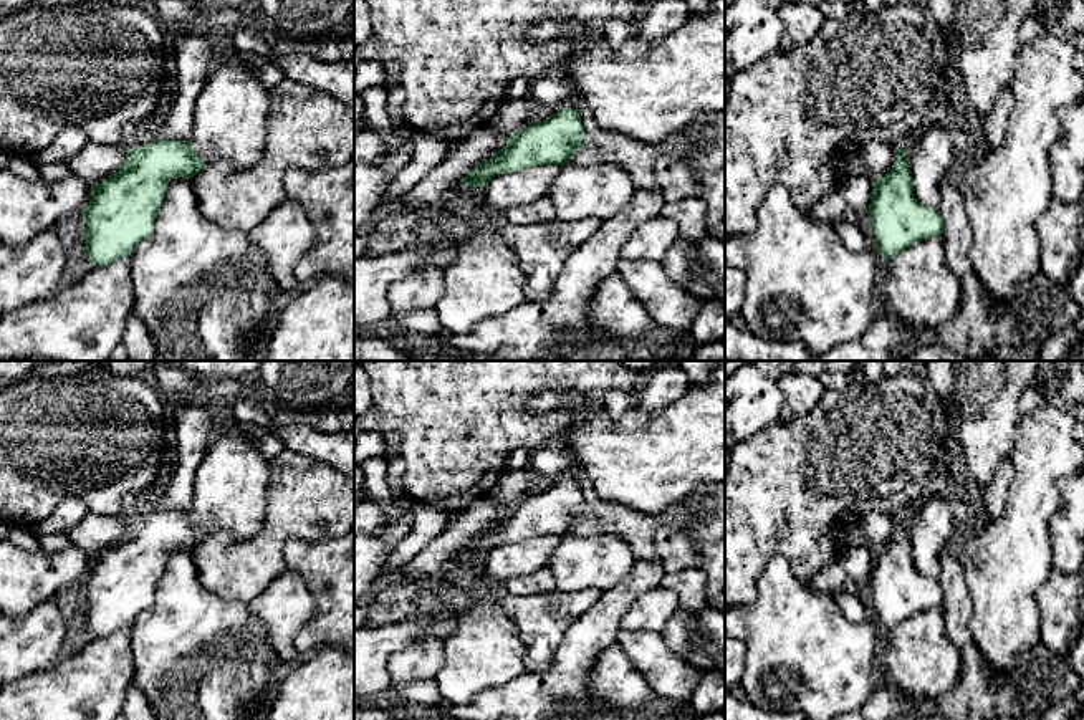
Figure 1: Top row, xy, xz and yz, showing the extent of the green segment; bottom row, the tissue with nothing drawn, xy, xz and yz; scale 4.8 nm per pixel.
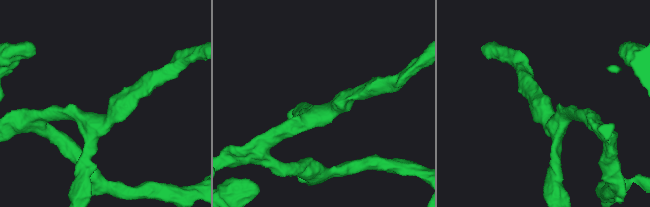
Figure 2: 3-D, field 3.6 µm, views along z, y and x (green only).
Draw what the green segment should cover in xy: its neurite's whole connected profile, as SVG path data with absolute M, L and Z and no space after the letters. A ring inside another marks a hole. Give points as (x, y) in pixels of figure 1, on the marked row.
M162 139L134 147L122 167L99 184L91 185L91 199L81 212L86 223L84 257L93 266L104 266L121 257L132 257L136 247L151 237L162 205L167 182L194 177L205 162L190 149L190 139Z

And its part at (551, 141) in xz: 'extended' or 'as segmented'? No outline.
as segmented

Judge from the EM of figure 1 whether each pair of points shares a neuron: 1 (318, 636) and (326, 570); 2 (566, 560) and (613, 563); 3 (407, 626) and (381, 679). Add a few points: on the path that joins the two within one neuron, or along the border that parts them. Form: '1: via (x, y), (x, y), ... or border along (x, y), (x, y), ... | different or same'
1: via (331, 619), (331, 586) | same
2: via (578, 561), (601, 561) | same
3: via (394, 639), (381, 652), (381, 666) | same

